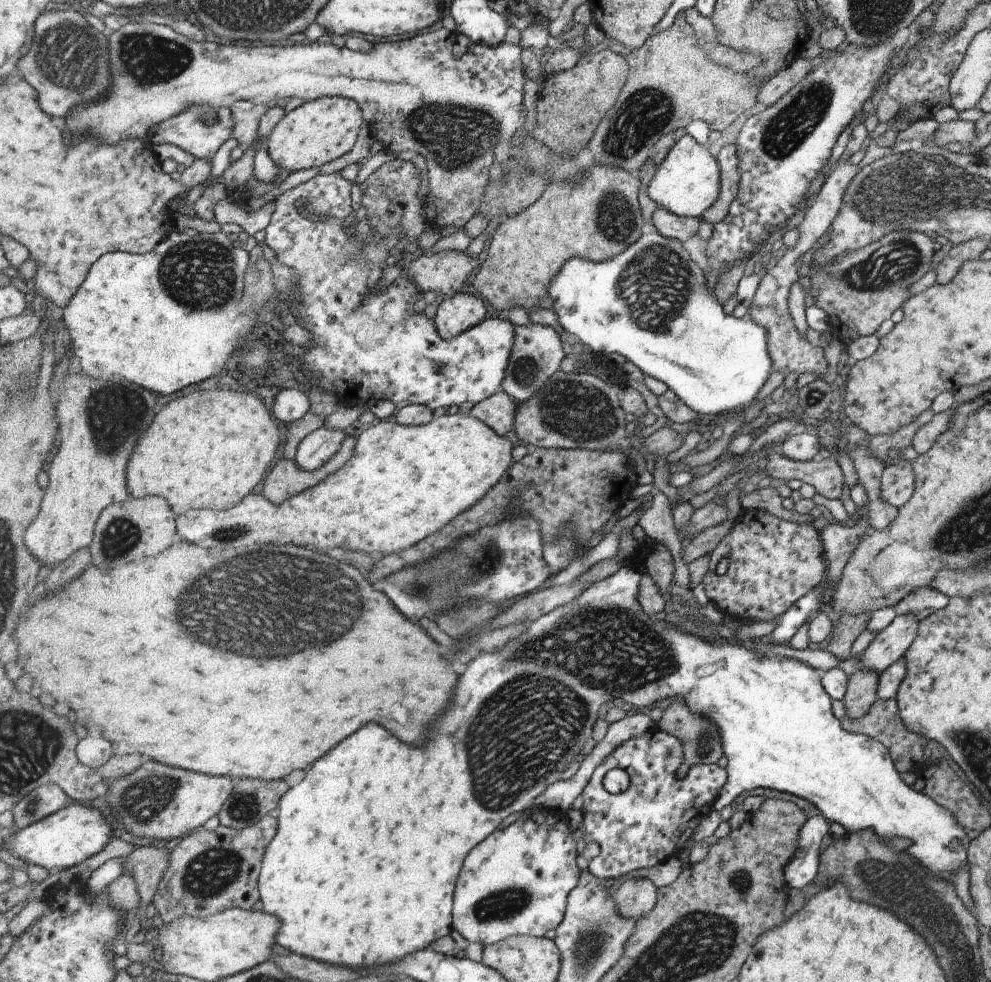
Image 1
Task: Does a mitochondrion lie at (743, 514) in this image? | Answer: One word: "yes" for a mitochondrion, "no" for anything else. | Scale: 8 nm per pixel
no

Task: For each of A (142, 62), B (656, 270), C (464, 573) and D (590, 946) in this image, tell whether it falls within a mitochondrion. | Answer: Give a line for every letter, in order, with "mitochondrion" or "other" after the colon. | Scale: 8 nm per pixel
A: mitochondrion
B: mitochondrion
C: mitochondrion
D: mitochondrion

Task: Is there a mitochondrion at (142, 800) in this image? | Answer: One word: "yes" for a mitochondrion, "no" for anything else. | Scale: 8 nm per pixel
yes

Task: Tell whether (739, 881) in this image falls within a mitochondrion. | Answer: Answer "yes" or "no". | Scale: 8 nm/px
yes

